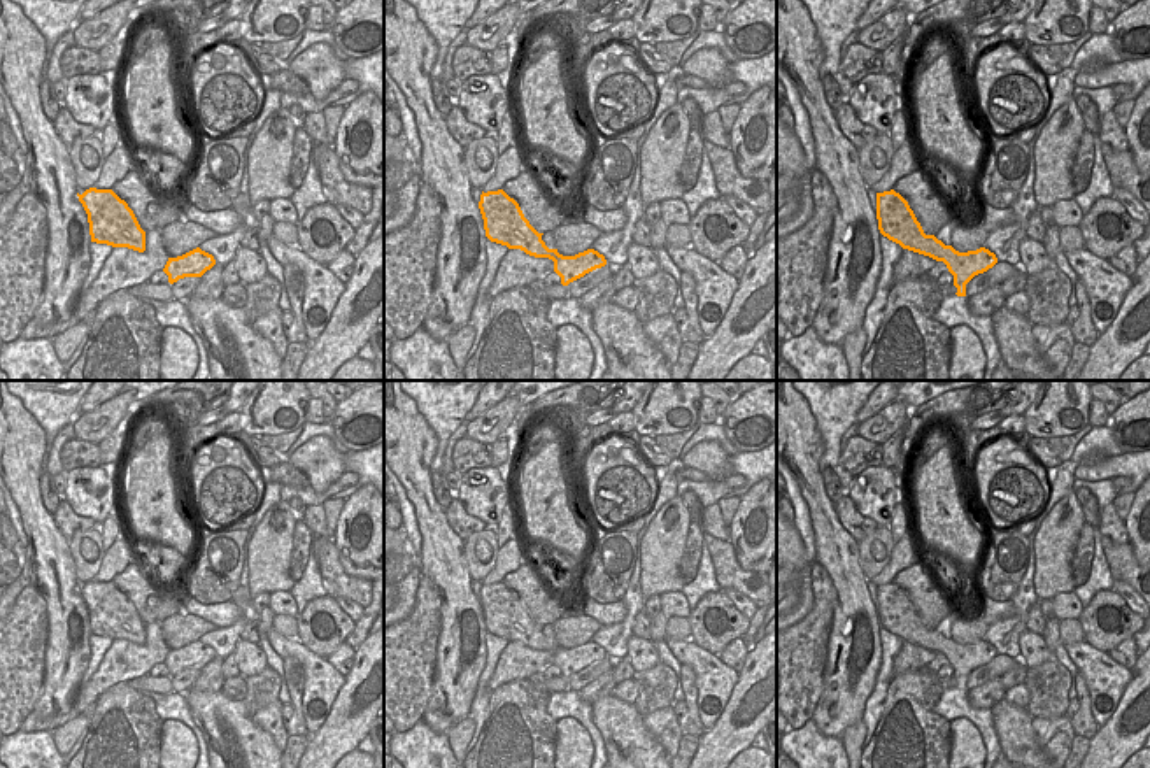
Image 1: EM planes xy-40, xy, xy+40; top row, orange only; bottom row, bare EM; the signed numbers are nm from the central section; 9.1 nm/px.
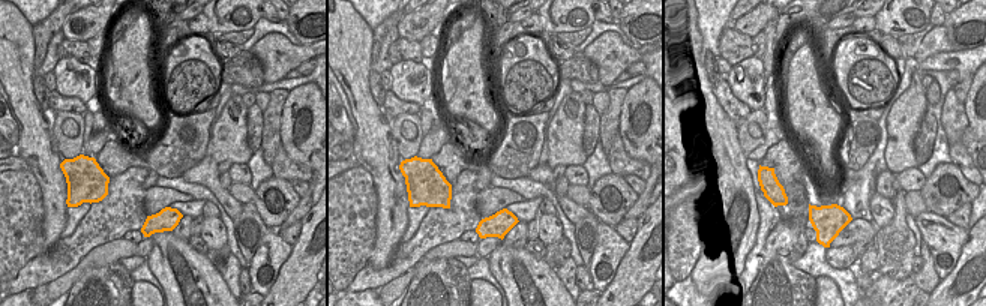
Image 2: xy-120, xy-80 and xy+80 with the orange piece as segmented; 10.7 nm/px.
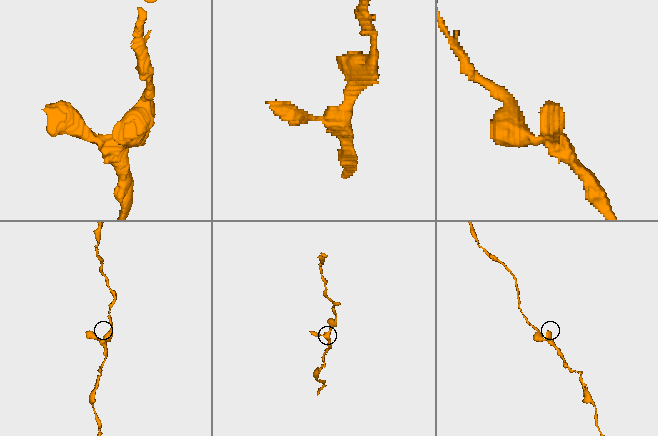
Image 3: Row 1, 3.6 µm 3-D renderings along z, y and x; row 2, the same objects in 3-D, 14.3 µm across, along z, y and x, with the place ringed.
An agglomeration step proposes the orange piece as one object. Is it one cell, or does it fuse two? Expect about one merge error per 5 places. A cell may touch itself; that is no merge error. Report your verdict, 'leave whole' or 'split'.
leave whole

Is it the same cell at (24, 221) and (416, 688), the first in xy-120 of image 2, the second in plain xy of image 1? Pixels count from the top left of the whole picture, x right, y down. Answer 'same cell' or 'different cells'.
same cell

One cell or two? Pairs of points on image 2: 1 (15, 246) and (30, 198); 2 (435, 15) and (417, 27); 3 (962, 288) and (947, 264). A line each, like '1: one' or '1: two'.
1: one
2: one
3: two

